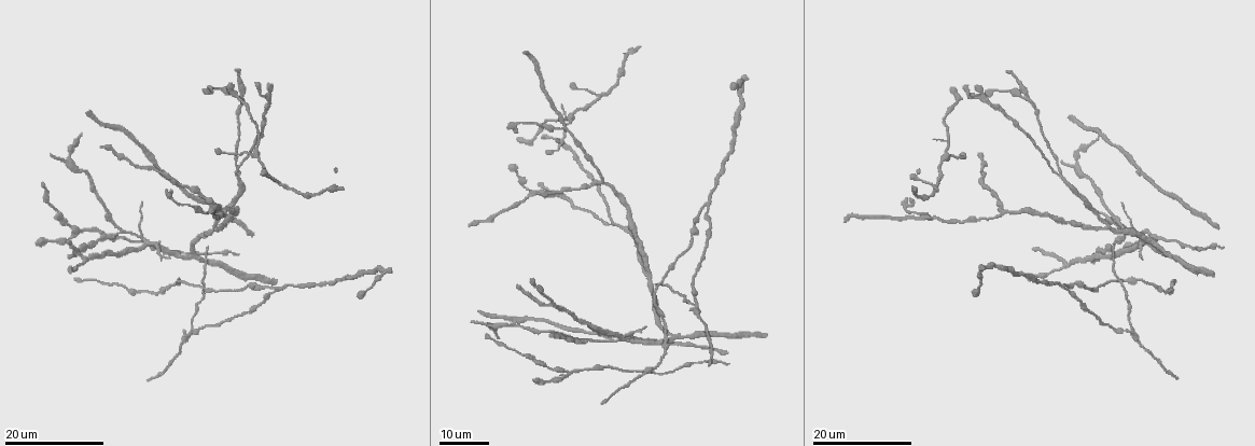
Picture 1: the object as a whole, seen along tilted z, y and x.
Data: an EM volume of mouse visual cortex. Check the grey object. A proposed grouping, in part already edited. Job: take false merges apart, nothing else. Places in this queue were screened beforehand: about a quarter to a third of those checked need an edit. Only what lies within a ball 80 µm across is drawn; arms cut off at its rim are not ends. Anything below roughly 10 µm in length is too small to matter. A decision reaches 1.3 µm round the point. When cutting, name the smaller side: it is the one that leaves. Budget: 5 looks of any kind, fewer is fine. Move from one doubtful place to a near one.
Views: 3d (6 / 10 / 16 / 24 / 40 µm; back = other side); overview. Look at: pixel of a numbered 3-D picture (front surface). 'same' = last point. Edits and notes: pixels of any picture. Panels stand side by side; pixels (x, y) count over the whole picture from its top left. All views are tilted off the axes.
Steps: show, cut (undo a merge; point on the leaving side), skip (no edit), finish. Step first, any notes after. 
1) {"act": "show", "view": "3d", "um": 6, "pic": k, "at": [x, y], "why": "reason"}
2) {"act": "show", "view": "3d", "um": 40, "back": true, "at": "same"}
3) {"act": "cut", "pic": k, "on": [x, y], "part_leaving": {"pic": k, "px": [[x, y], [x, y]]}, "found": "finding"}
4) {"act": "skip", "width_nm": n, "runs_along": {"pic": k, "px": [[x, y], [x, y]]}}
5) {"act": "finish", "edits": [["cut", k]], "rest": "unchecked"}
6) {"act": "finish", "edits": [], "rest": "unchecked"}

{"act": "show", "view": "3d", "um": 16, "pic": 1, "at": [1130, 334], "why": "three arms meet"}

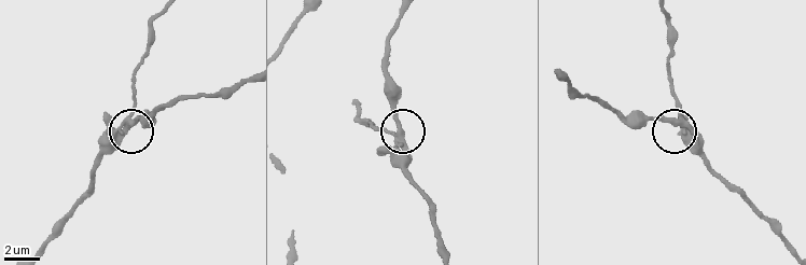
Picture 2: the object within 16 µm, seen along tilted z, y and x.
{"act": "show", "view": "3d", "um": 6, "pic": 2, "at": [402, 138]}

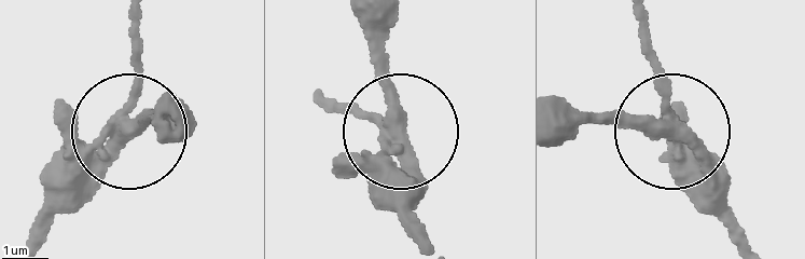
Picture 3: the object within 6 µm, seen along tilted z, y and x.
{"act": "cut", "pic": 3, "on": [135, 99], "arms": 3, "part_leaving": {"pic": 3, "px": [[93, 151], [129, 84], [138, 14]]}, "found": "a second neuron is stuck on"}

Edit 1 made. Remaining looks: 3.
{"act": "show", "view": "overview", "why": "redraw"}

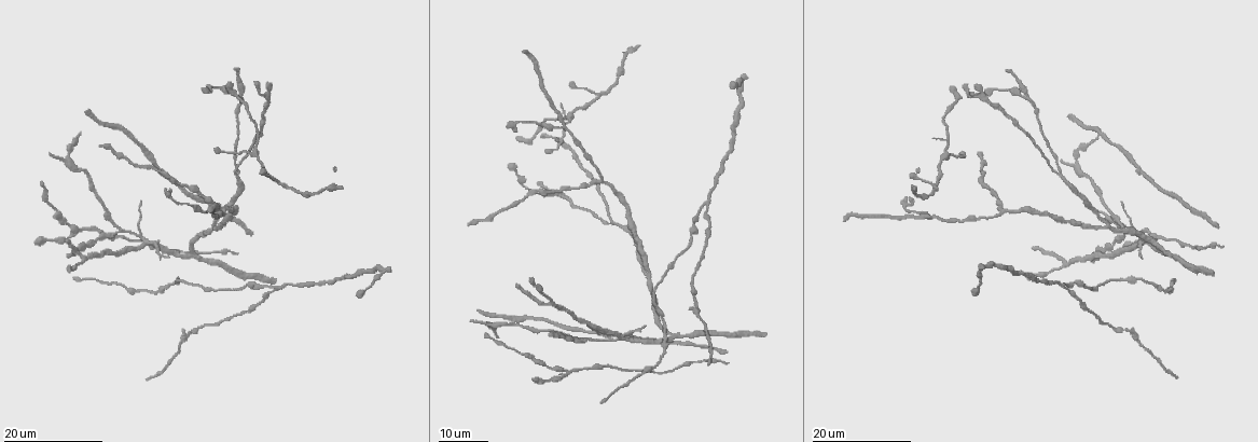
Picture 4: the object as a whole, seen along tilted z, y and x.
{"act": "show", "view": "3d", "um": 24, "pic": 4, "at": [709, 206]}

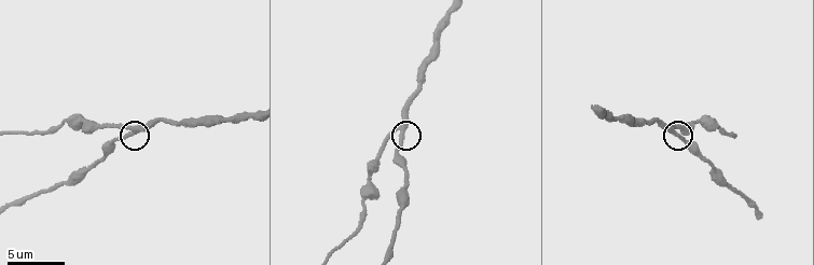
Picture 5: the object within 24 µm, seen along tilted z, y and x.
{"act": "show", "view": "3d", "um": 10, "pic": 5, "at": [678, 132]}

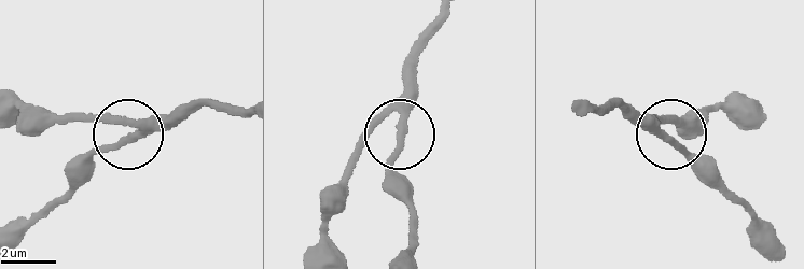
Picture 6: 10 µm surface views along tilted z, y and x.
{"act": "skip", "runs_along": {"pic": 6, "px": [[14, 107], [63, 118], [116, 119], [128, 139], [191, 104]]}, "found": "all the same neuron"}

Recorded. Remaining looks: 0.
{"act": "finish", "edits": [["cut", 3]], "rest": "unchecked"}

